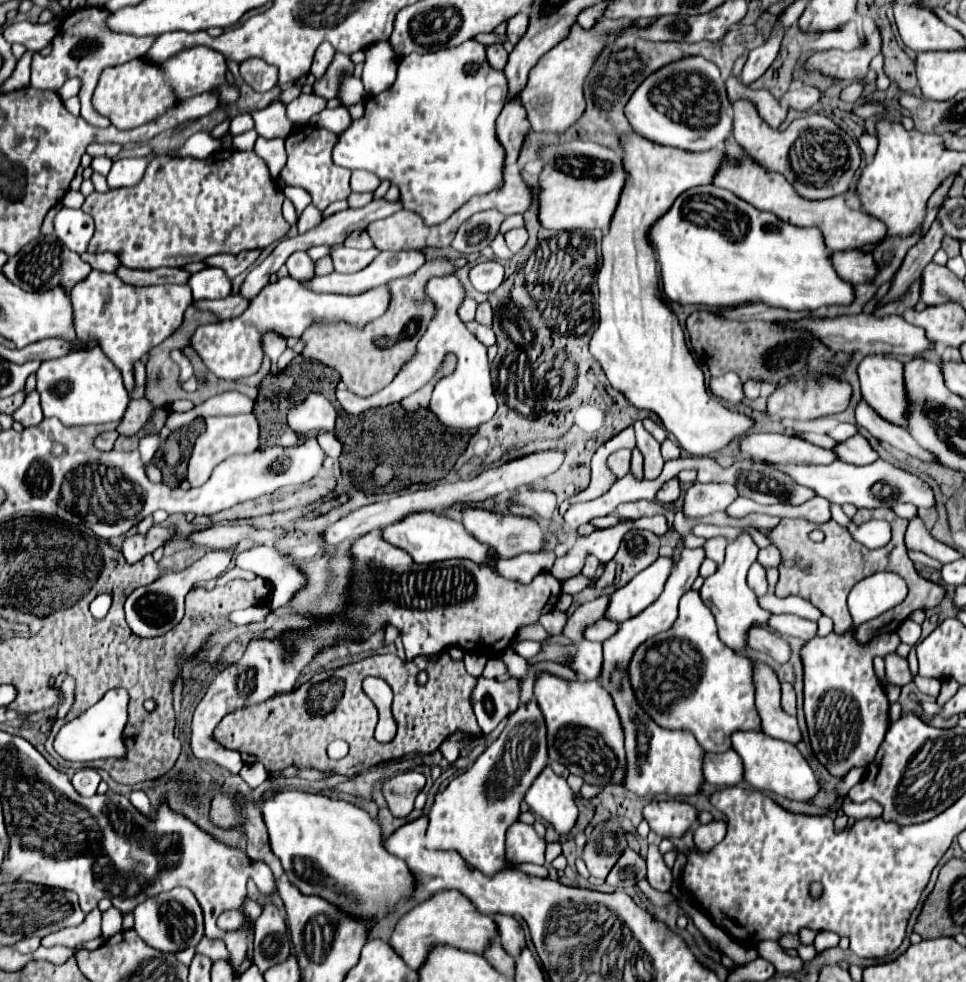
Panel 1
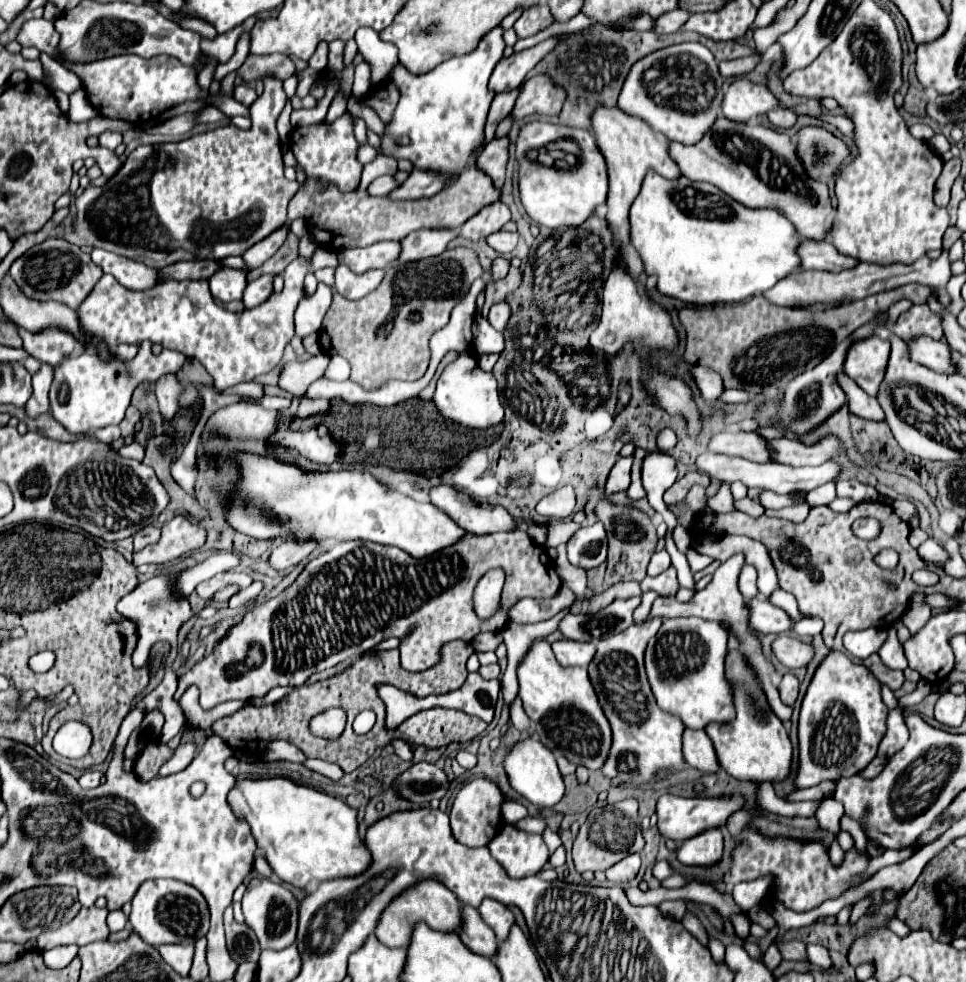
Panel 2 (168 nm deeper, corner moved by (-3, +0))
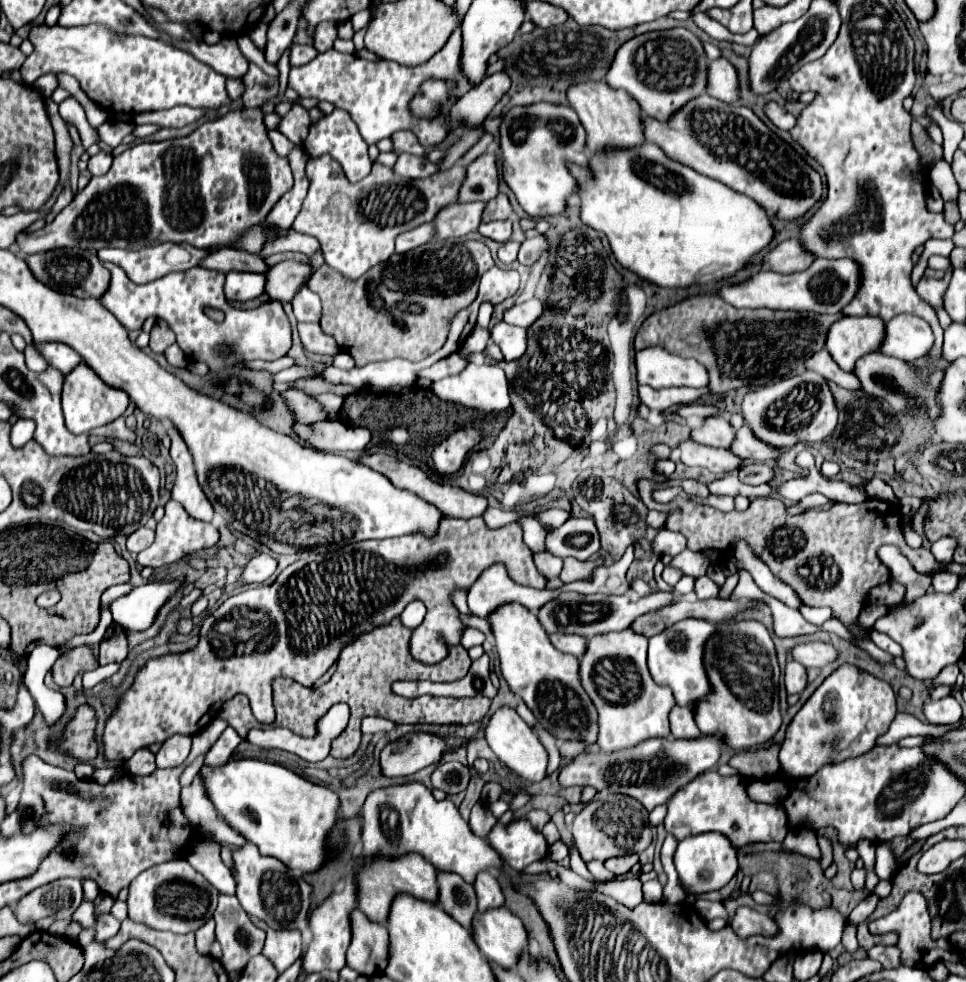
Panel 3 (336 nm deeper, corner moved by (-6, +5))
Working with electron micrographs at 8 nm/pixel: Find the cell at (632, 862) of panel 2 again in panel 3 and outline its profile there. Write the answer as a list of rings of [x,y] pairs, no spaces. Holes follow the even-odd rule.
[[[622,856],[622,858],[616,858],[616,860],[606,860],[604,866],[614,872],[616,876],[620,874],[626,874],[634,864],[638,864],[638,856]]]

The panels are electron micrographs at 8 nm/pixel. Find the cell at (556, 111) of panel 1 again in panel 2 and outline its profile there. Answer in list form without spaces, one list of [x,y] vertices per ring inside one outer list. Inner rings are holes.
[[[539,75],[531,77],[521,85],[521,93],[517,97],[517,103],[513,107],[513,115],[503,119],[495,131],[495,137],[505,137],[509,133],[511,121],[525,117],[525,115],[557,115],[561,111],[561,105],[565,101],[565,91],[561,87],[555,87],[549,77]]]

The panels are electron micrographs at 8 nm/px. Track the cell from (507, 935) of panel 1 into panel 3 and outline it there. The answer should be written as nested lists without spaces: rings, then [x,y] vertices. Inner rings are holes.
[[[482,872],[476,878],[476,896],[478,896],[478,910],[488,912],[490,908],[502,908],[504,906],[504,894],[500,890],[500,884],[494,874]]]

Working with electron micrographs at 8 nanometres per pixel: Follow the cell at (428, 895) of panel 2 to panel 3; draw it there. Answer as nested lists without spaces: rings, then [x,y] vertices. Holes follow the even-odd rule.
[[[420,854],[402,856],[396,860],[374,860],[372,864],[366,864],[358,876],[360,880],[360,904],[358,908],[374,922],[388,924],[392,902],[398,894],[410,894],[418,900],[426,902],[438,902],[438,880],[436,880],[436,868],[424,860]]]

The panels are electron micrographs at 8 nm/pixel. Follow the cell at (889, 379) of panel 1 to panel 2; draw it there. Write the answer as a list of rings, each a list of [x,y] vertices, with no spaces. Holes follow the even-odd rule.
[[[871,335],[857,339],[845,355],[845,375],[849,375],[871,397],[877,395],[877,389],[883,381],[889,349],[889,341]]]

